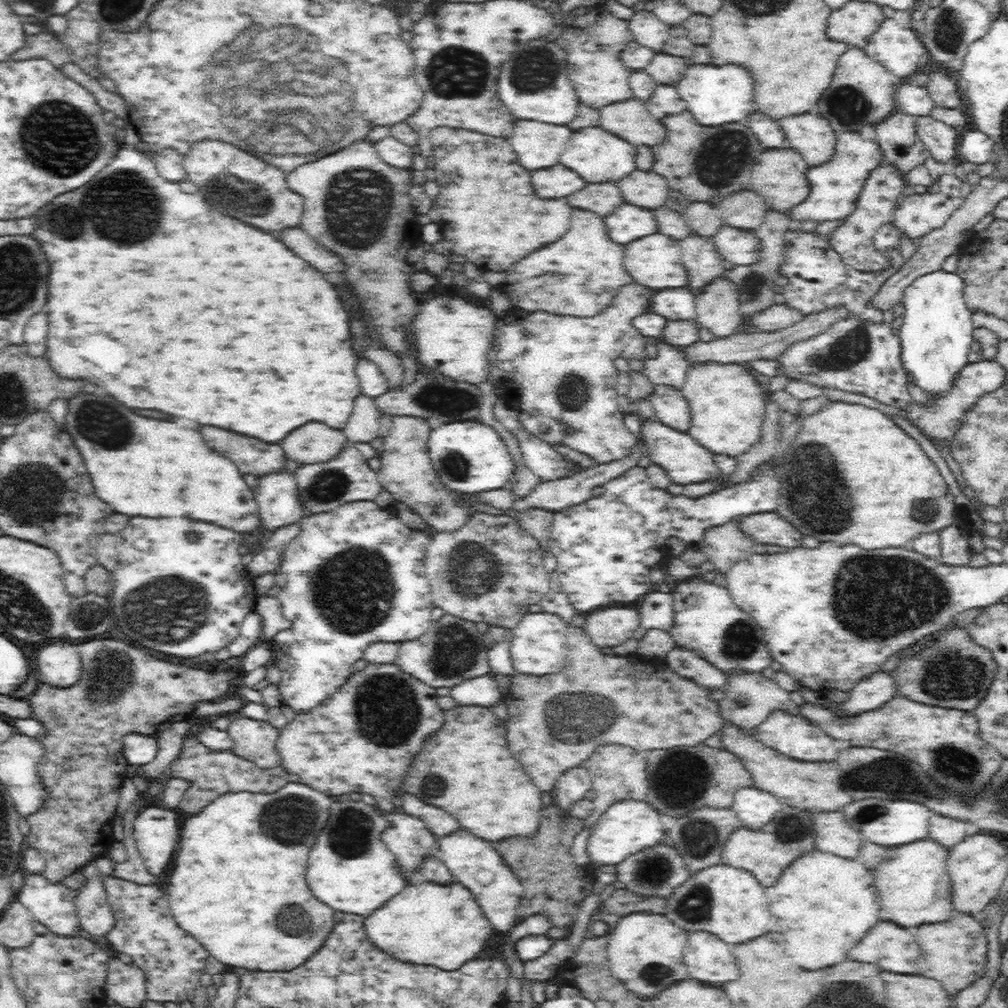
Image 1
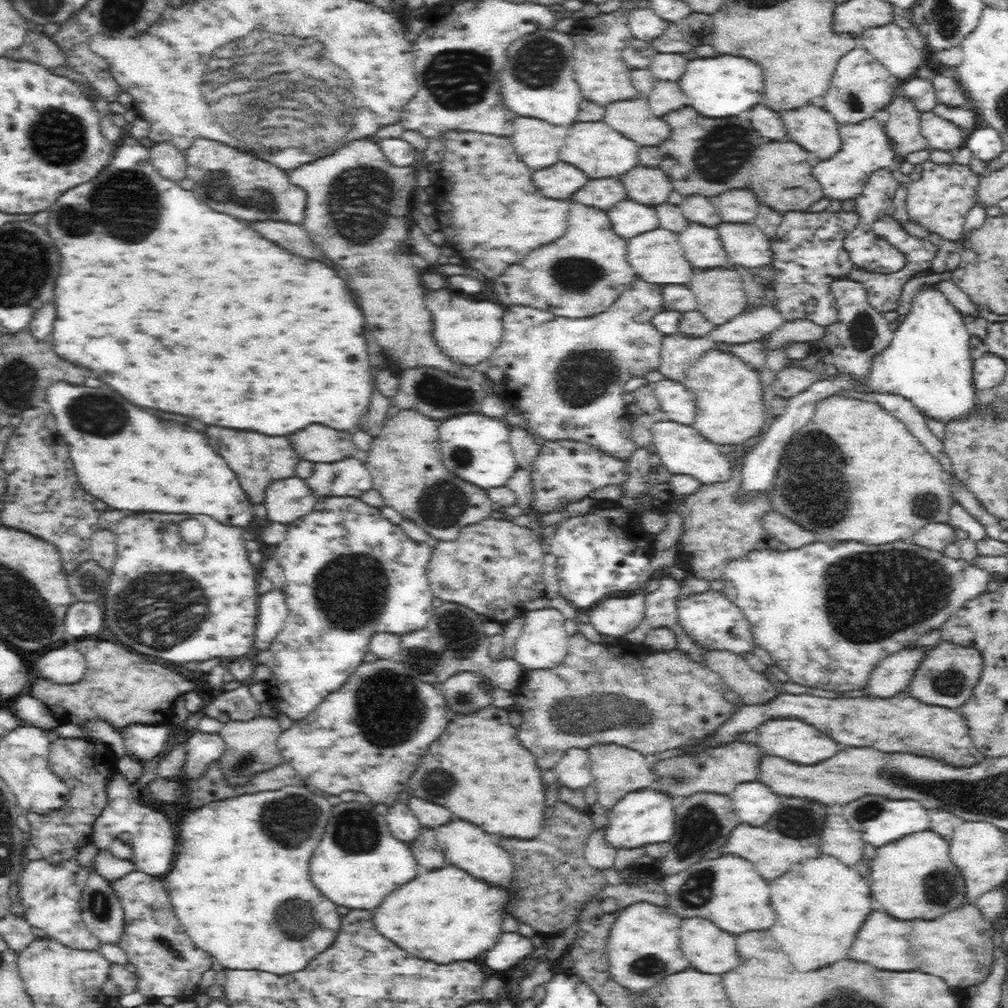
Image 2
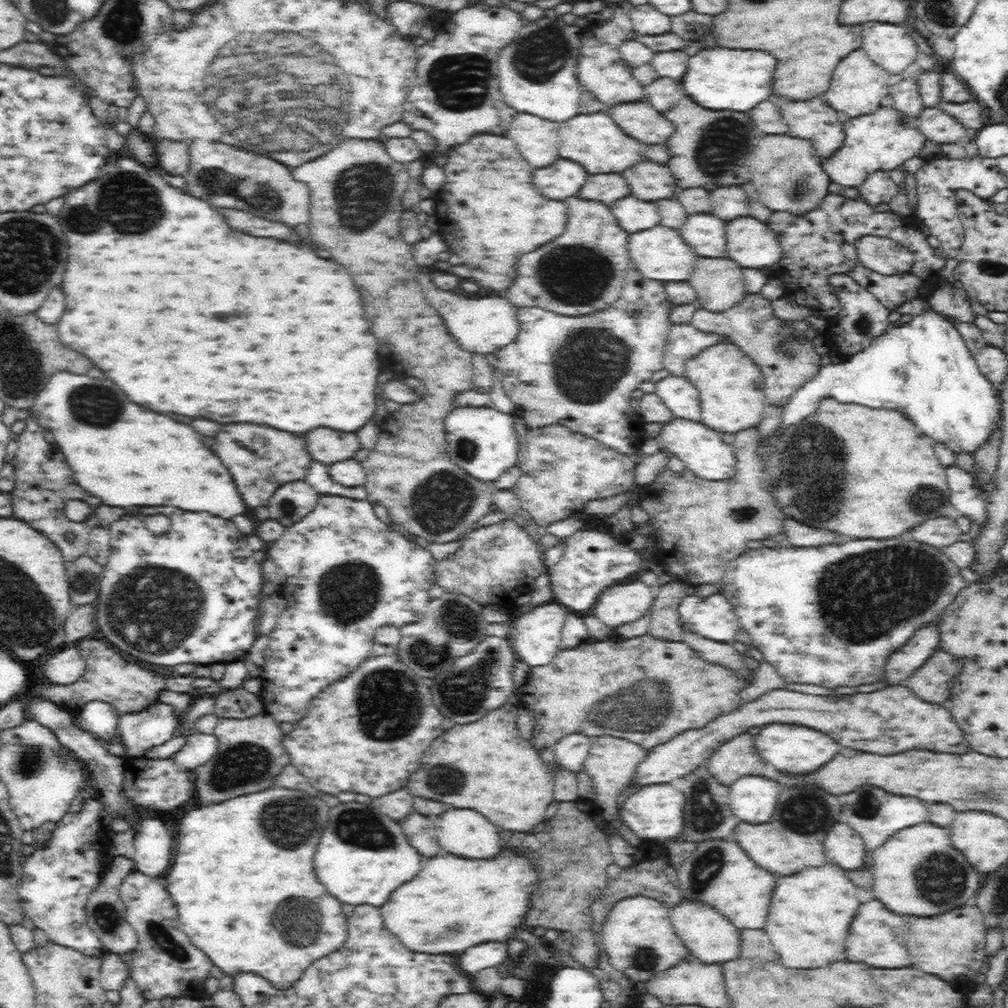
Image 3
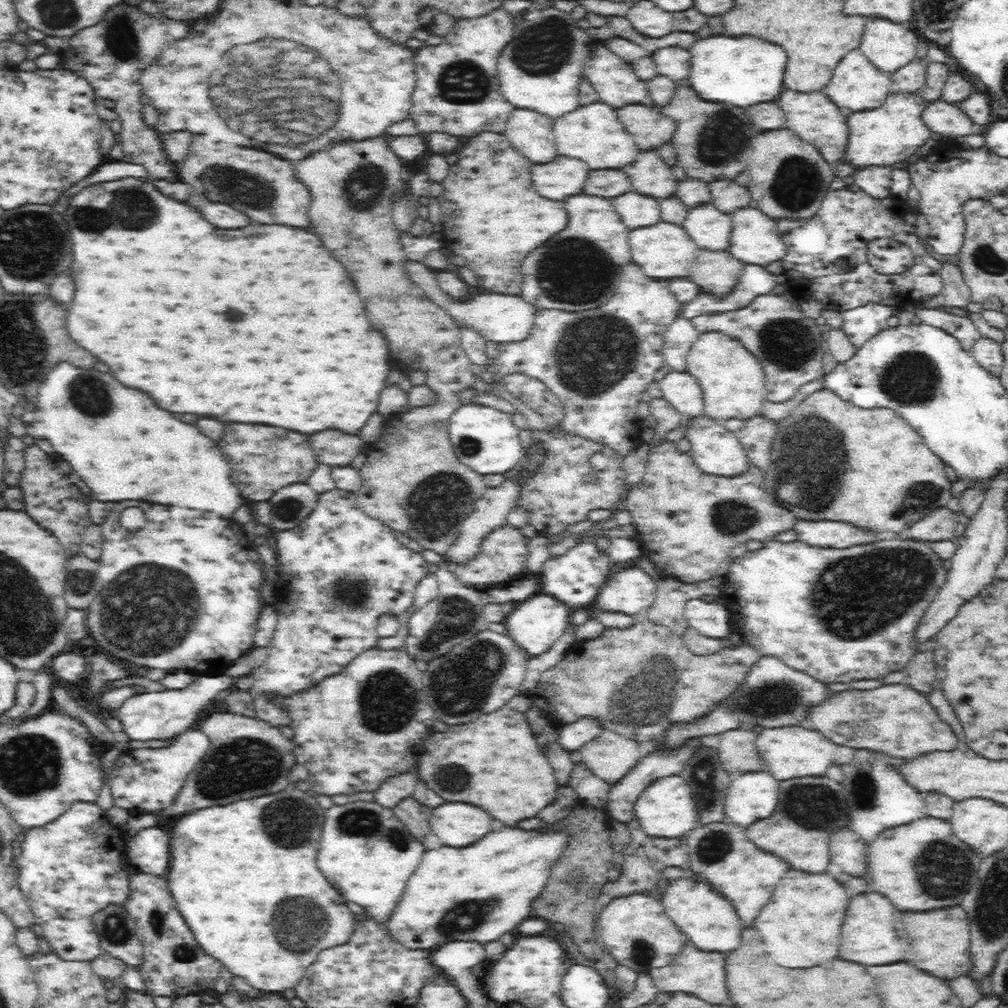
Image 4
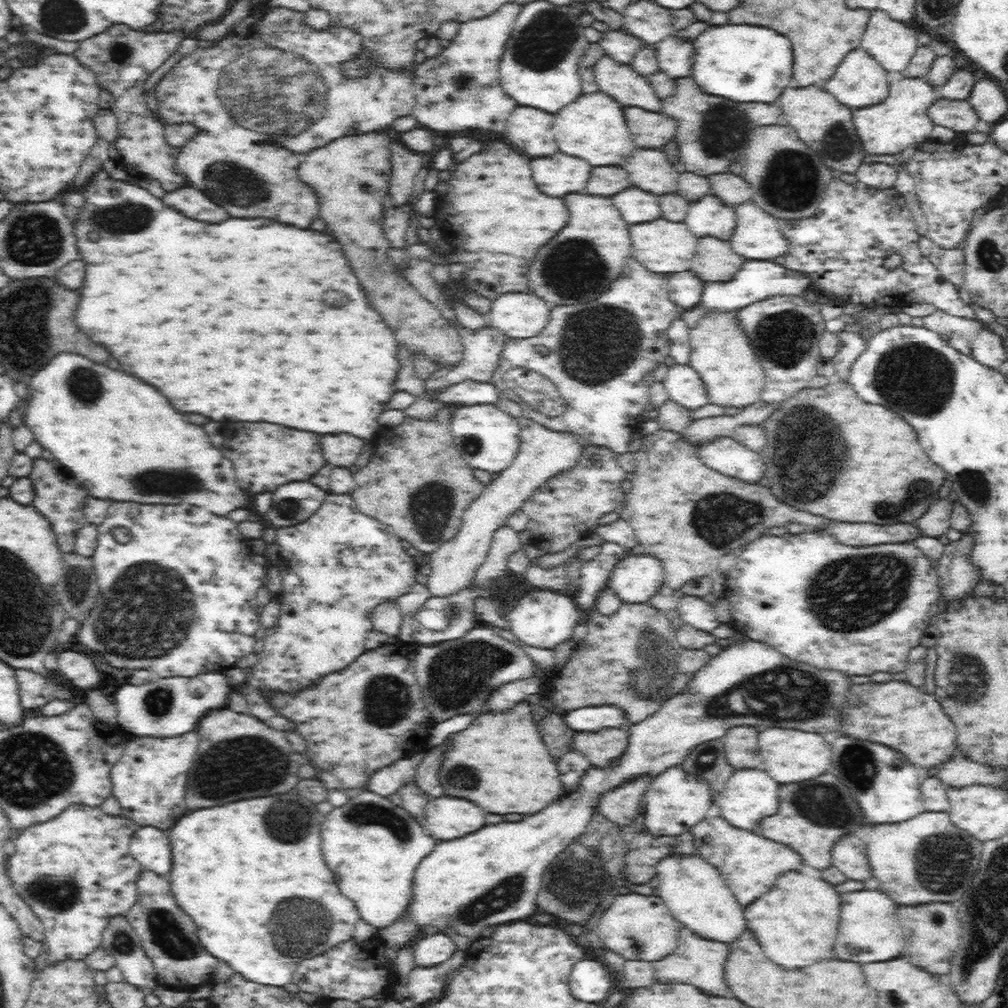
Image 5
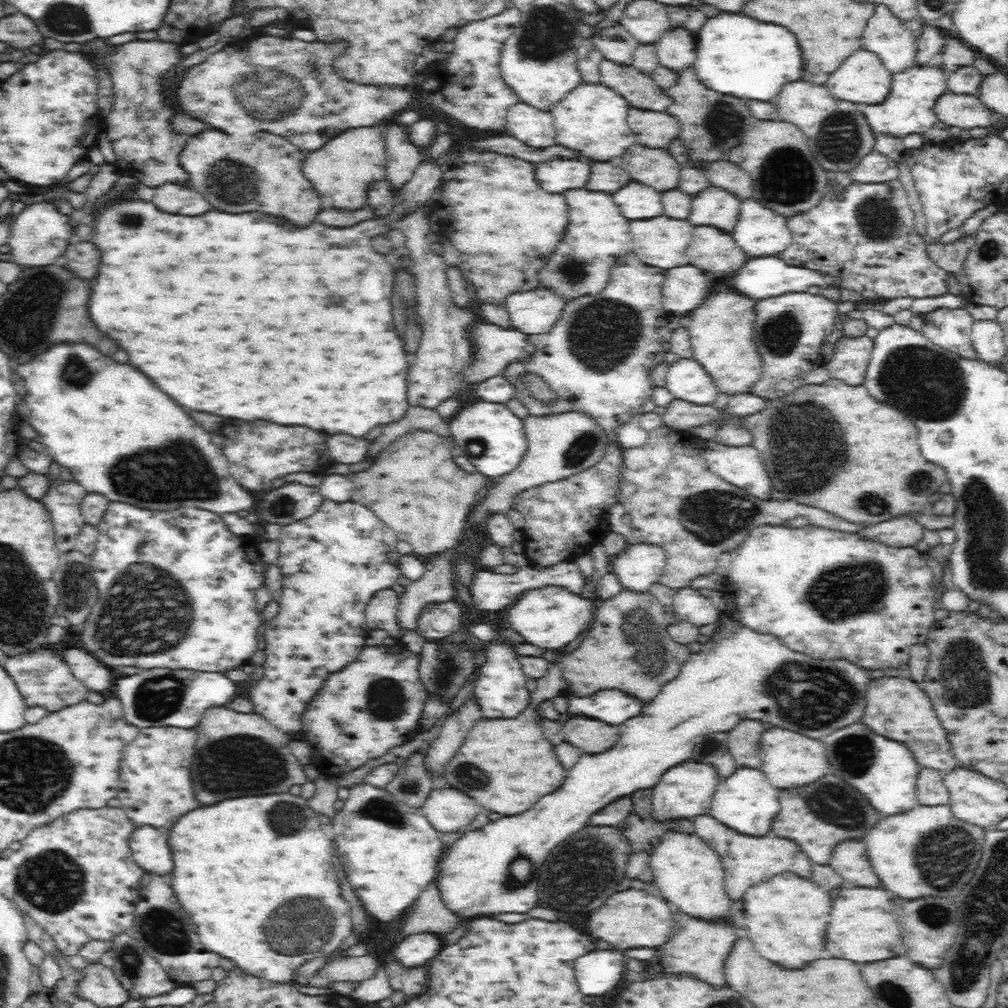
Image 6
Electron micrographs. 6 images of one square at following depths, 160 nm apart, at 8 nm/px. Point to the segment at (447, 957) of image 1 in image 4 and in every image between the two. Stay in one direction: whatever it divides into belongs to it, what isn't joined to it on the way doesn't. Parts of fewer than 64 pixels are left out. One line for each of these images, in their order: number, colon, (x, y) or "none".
2: (446, 916)
3: (451, 905)
4: (482, 892)

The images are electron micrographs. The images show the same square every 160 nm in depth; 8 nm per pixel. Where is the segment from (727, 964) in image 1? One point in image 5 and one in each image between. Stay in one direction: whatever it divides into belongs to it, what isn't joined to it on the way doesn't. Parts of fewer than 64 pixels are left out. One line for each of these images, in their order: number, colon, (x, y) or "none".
2: (710, 951)
3: (708, 937)
4: (709, 922)
5: (695, 894)

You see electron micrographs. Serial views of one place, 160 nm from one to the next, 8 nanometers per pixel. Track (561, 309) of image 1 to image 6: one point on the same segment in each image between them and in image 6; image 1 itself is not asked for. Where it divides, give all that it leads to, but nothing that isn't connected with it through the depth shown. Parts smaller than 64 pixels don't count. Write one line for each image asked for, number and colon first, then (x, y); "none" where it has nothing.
2: (581, 274)
3: (578, 273)
4: (578, 270)
5: (580, 263)
6: (597, 237)

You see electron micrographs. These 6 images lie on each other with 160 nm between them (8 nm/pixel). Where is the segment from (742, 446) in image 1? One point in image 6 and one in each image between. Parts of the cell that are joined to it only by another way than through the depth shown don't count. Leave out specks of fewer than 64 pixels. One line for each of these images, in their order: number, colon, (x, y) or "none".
2: (727, 392)
3: (730, 386)
4: (731, 379)
5: (720, 353)
6: (721, 338)

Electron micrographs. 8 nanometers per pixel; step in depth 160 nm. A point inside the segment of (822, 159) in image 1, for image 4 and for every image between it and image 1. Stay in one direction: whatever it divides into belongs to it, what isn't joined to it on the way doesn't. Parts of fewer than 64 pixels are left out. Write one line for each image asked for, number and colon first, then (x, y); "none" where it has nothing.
2: (810, 127)
3: (812, 121)
4: (815, 119)

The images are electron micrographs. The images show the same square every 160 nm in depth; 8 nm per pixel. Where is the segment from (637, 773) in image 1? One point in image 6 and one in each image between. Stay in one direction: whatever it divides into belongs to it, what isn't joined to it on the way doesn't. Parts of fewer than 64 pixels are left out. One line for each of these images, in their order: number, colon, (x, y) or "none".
2: (616, 770)
3: (612, 765)
4: (610, 756)
5: (603, 750)
6: (592, 737)

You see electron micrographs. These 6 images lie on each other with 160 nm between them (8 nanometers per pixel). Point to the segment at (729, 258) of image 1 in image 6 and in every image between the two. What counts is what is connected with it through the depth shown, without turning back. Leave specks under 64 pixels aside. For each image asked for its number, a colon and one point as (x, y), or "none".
2: (745, 244)
3: (750, 243)
4: (754, 239)
5: (757, 236)
6: (760, 232)

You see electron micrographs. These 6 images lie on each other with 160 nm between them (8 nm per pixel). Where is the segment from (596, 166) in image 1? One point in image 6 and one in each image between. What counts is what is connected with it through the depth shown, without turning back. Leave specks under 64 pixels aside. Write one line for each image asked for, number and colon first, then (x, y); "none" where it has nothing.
2: (597, 150)
3: (594, 141)
4: (593, 133)
5: (593, 129)
6: (592, 123)

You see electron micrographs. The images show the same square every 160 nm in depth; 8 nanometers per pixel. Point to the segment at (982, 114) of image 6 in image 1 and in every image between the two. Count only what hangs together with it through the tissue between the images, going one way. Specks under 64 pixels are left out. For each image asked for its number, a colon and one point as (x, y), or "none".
1: (940, 140)
2: (941, 134)
3: (935, 125)
4: (947, 120)
5: (957, 115)

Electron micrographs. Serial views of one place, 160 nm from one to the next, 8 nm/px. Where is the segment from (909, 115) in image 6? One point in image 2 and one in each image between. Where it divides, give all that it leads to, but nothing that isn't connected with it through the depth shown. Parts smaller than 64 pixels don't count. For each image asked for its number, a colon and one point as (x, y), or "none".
2: (864, 148)
3: (876, 142)
4: (883, 137)
5: (885, 129)

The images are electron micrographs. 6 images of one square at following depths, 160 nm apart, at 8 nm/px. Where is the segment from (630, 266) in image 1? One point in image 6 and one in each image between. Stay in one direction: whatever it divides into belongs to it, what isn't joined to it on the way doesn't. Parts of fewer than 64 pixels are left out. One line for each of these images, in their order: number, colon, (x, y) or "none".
2: (656, 257)
3: (660, 254)
4: (663, 251)
5: (665, 247)
6: (662, 242)

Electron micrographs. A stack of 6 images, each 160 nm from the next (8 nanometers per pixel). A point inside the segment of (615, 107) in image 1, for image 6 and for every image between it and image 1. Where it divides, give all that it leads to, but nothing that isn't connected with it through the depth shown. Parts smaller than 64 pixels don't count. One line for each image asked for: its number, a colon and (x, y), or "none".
2: (633, 118)
3: (637, 119)
4: (649, 128)
5: (643, 123)
6: (651, 128)

